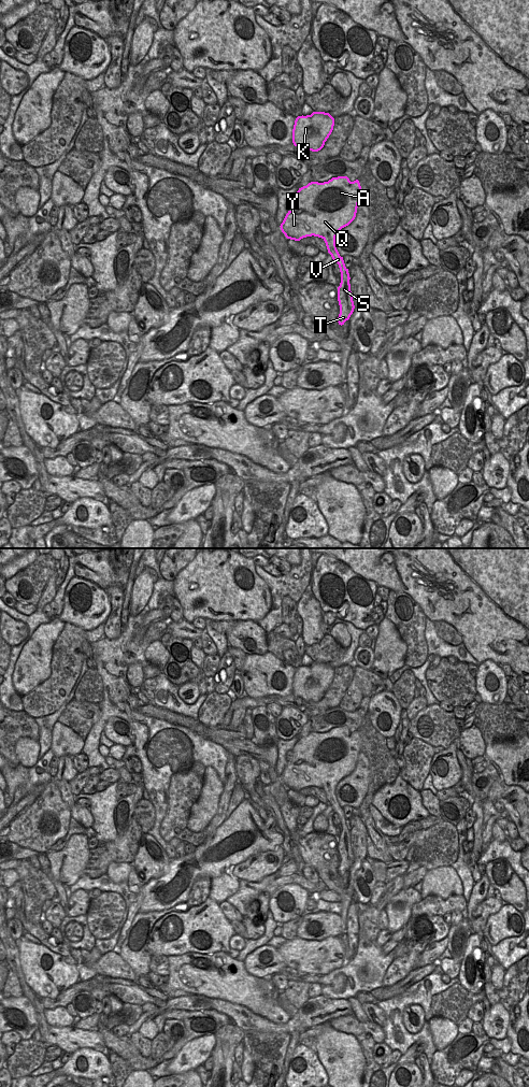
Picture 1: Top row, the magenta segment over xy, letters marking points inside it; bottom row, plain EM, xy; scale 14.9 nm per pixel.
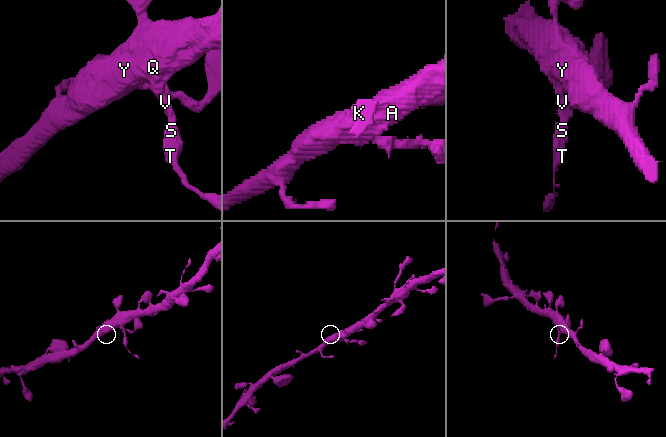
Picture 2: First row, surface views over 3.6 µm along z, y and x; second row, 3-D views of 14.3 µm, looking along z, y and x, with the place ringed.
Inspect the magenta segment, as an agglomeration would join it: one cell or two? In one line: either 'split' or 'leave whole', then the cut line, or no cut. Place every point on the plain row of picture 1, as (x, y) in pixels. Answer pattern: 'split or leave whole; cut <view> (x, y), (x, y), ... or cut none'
split; cut xy (336, 799), (330, 804)

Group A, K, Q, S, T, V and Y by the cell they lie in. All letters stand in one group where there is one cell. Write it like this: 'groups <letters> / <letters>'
groups A K Q Y / S T V

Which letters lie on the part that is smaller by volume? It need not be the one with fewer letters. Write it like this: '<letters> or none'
S, T, V

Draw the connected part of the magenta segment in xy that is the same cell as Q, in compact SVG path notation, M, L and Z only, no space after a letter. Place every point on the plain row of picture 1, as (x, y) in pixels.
M338 727L324 733L311 732L290 750L292 759L281 774L281 781L295 791L312 786L321 788L328 803L334 804L335 787L355 770L360 749L358 730L351 732L347 727Z

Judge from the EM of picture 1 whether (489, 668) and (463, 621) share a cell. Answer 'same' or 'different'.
different

